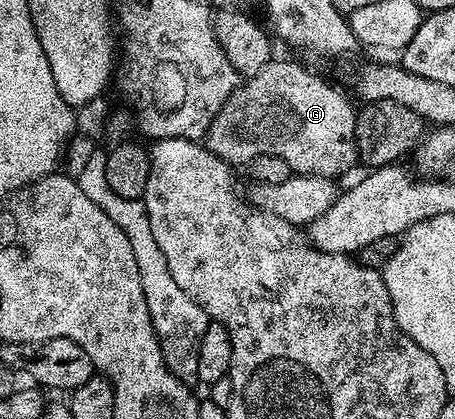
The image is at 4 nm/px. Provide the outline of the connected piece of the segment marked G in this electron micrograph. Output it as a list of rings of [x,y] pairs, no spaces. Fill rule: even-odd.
[[[277,59],[266,63],[260,73],[249,76],[228,97],[228,101],[224,101],[206,129],[204,145],[231,165],[248,165],[252,157],[272,153],[272,157],[284,157],[296,175],[323,175],[326,179],[334,179],[352,170],[354,162],[357,164],[360,159],[358,145],[354,141],[355,104],[350,104],[332,84],[325,83],[308,68]]]

